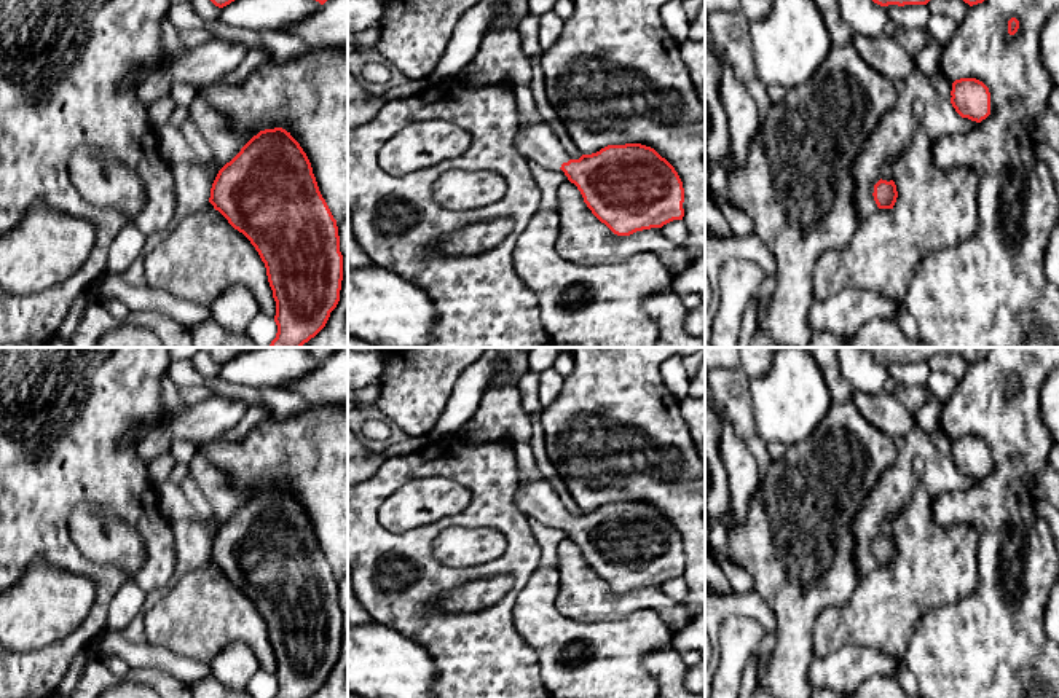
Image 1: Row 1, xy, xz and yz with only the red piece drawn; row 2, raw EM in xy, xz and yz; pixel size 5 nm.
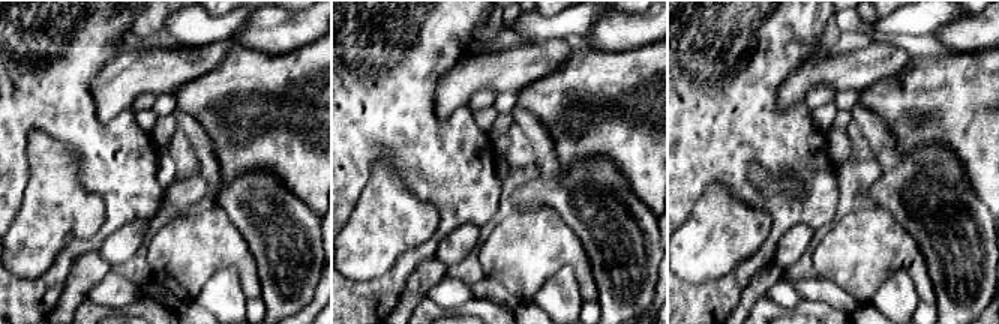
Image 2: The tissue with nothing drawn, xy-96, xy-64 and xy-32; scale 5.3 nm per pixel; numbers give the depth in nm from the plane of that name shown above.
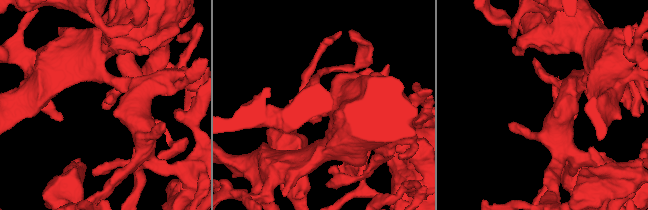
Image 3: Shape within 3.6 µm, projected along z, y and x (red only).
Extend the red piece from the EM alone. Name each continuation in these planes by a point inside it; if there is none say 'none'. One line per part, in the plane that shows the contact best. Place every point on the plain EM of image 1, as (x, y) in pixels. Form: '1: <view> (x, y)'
1: xz (536, 499)

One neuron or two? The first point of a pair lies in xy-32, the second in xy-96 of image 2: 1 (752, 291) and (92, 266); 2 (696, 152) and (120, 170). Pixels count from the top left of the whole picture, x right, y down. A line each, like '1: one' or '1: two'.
1: one
2: one

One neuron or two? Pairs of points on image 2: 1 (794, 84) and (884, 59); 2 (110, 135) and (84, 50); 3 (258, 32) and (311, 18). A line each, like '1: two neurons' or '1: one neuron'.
1: one neuron
2: one neuron
3: one neuron

